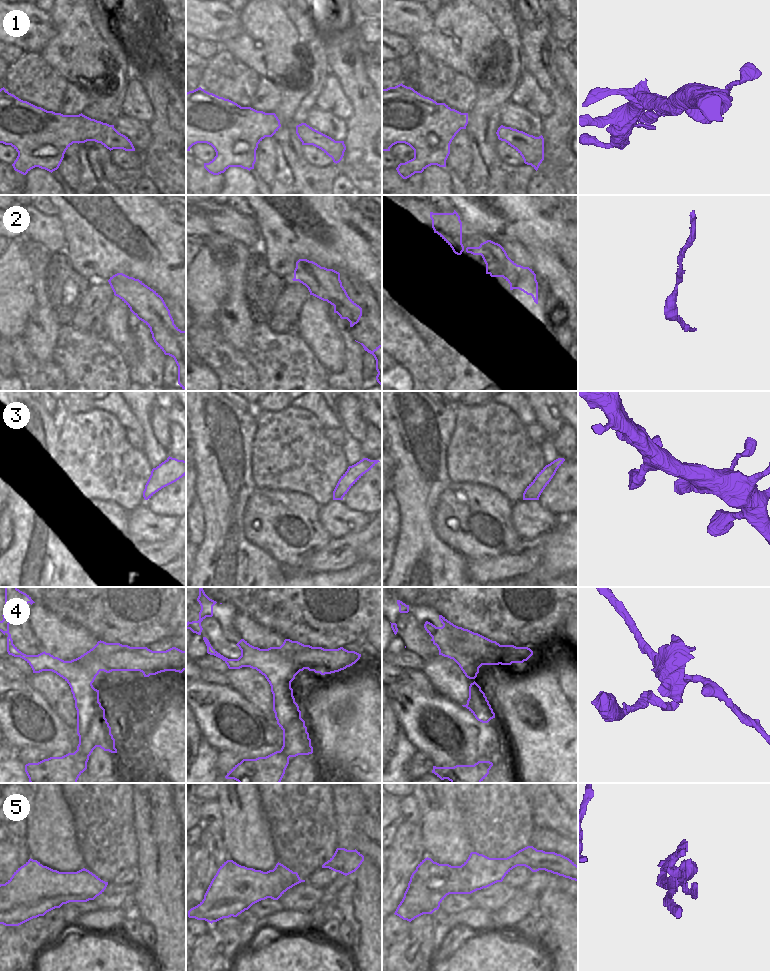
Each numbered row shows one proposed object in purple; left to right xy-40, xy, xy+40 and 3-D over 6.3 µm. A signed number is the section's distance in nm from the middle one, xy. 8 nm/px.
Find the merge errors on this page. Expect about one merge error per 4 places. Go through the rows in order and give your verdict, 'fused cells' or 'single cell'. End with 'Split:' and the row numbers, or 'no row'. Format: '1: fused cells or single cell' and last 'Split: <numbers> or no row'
1: single cell
2: single cell
3: single cell
4: fused cells
5: fused cells
Split: 4, 5

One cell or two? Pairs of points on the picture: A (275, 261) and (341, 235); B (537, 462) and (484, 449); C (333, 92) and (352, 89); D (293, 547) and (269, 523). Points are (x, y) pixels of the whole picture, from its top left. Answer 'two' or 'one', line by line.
A: one
B: one
C: two
D: one

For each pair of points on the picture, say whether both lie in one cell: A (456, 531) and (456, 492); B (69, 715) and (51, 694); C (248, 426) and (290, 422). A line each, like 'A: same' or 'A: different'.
A: same
B: same
C: different

